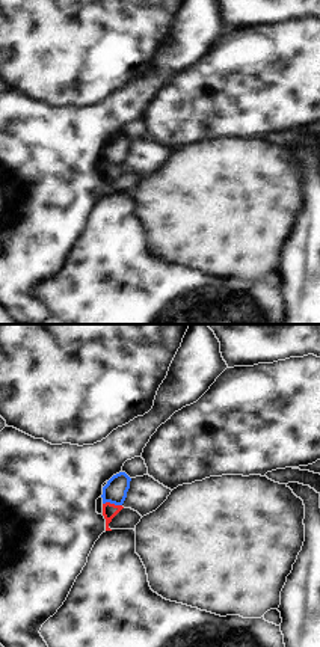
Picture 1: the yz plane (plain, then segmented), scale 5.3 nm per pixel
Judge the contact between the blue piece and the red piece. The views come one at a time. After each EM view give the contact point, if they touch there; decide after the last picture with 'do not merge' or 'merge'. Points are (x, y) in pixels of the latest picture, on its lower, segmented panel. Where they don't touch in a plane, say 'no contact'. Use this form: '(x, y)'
(112, 502)

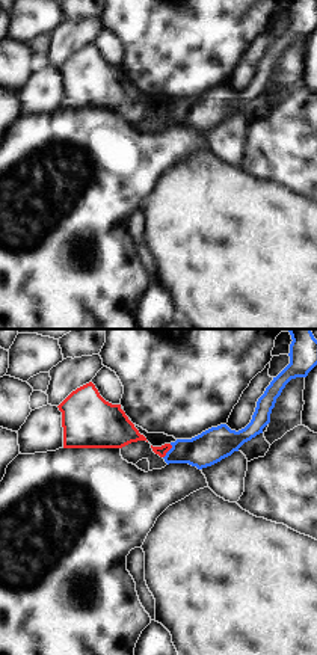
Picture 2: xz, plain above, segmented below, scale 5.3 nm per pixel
(168, 452)

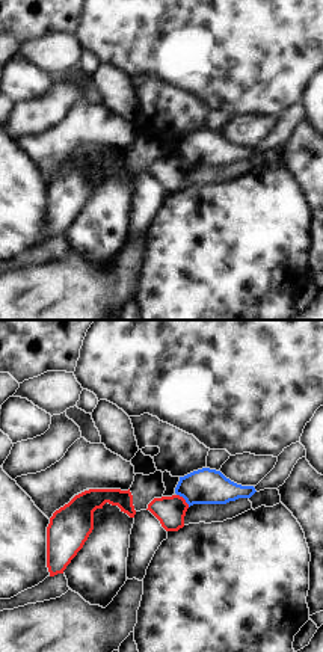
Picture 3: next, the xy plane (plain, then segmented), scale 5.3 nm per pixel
(184, 498)

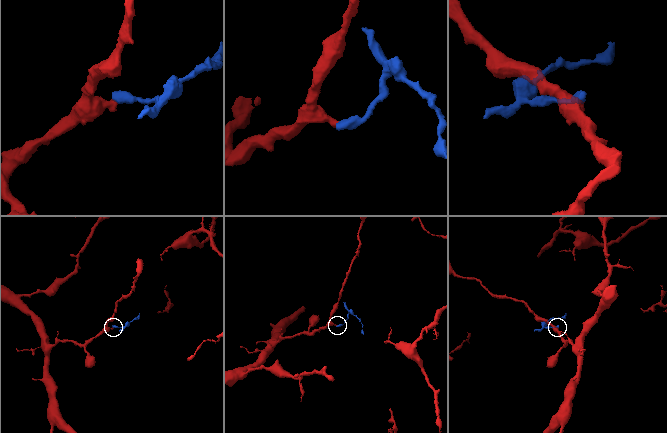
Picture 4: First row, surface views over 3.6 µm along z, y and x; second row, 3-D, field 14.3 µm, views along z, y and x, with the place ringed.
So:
do not merge

